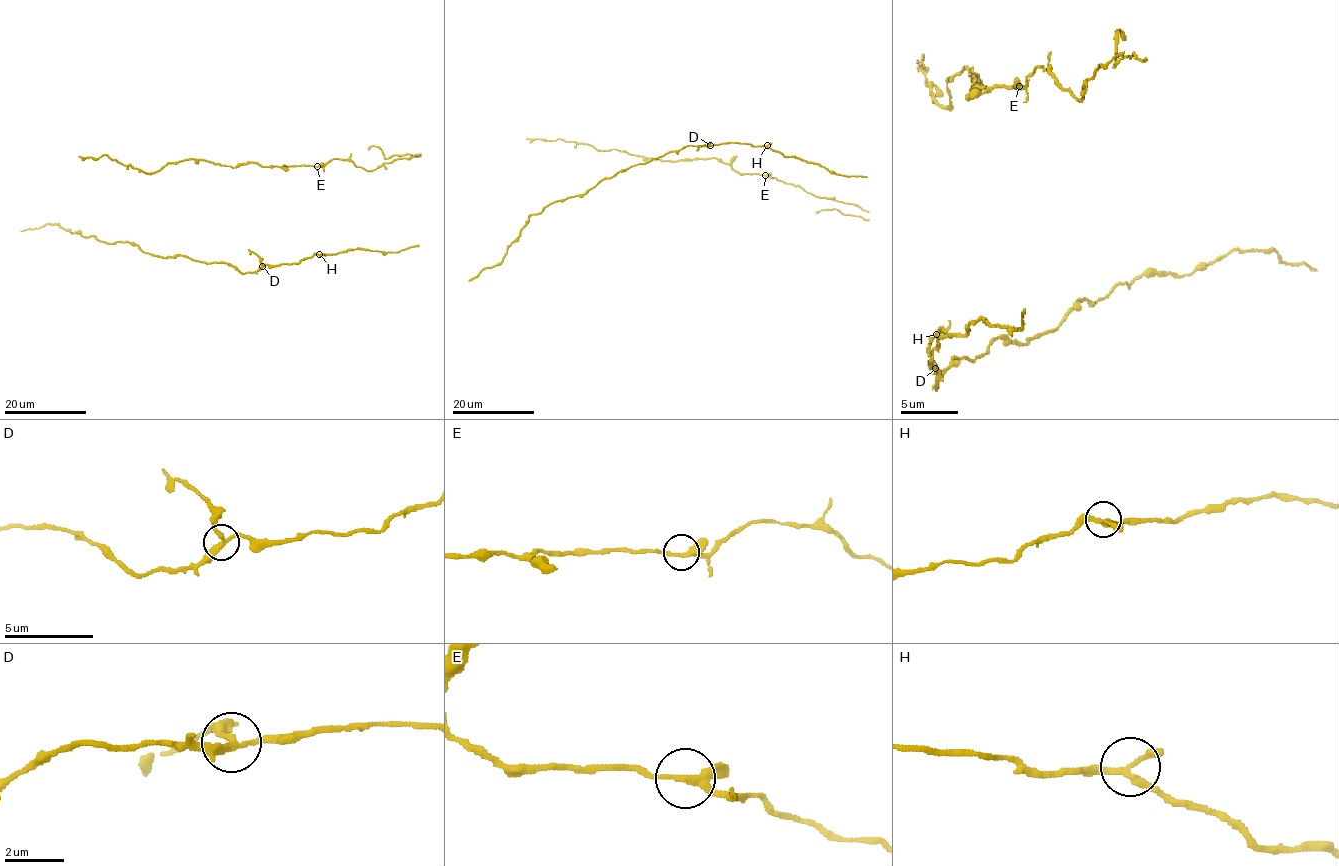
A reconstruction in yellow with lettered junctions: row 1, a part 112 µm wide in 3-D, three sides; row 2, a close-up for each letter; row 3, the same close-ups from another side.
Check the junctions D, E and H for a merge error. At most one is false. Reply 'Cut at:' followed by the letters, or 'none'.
Cut at: D

